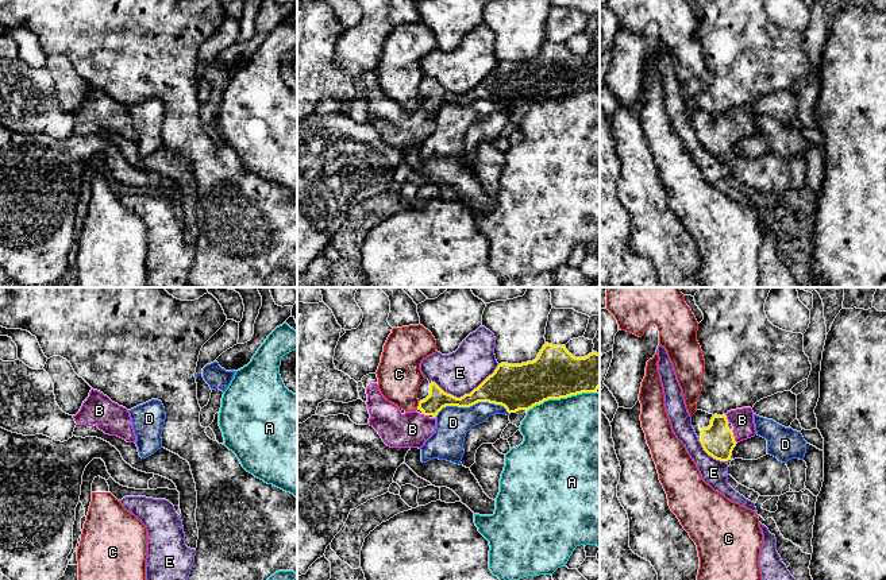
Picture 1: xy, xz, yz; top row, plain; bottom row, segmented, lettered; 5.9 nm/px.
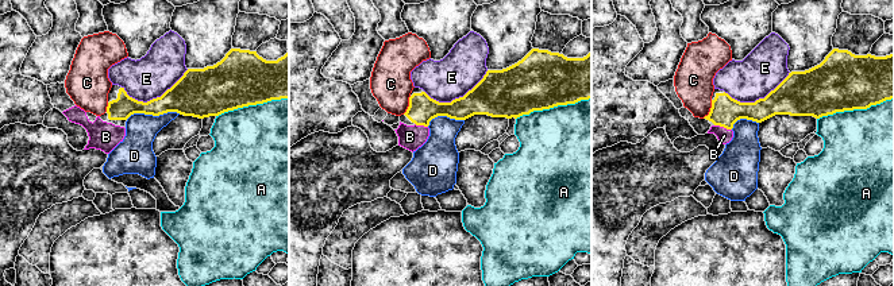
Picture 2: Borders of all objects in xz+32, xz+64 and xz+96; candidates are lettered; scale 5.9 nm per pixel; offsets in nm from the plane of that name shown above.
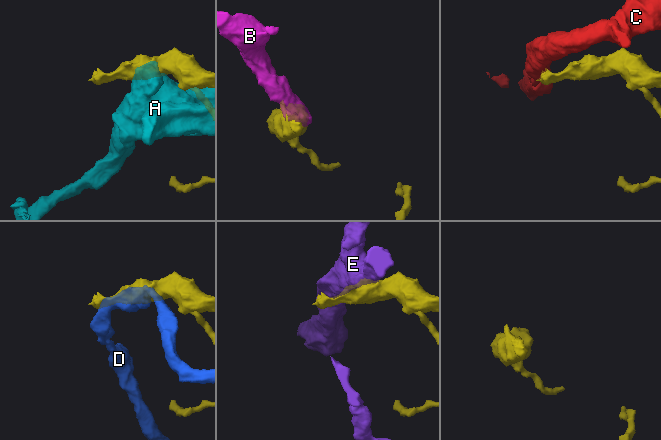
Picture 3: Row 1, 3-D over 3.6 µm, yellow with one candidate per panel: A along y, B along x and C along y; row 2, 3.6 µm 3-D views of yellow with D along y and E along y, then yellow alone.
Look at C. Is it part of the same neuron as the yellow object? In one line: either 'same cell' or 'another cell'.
another cell

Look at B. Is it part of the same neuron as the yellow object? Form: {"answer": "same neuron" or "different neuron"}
{"answer": "same neuron"}

